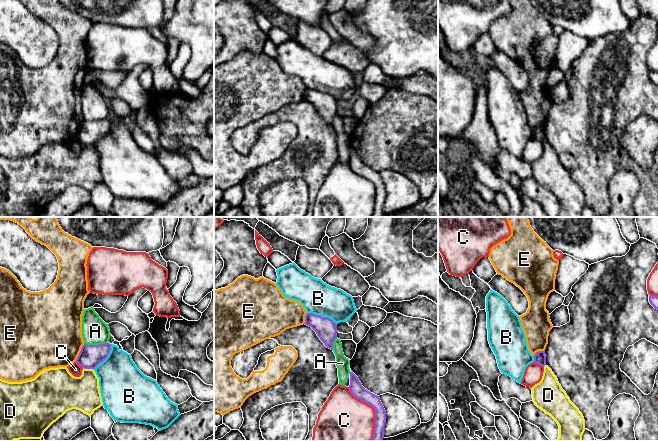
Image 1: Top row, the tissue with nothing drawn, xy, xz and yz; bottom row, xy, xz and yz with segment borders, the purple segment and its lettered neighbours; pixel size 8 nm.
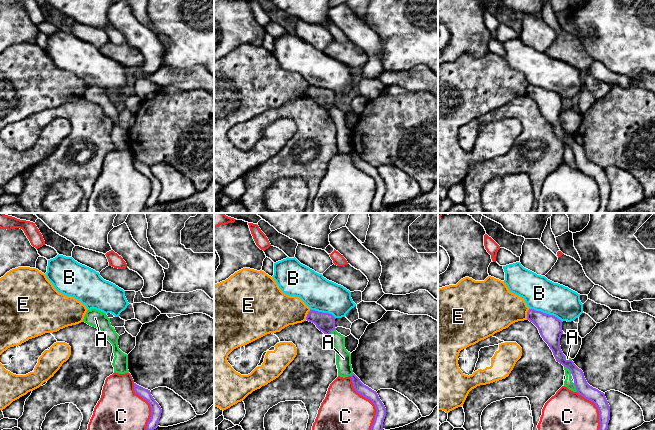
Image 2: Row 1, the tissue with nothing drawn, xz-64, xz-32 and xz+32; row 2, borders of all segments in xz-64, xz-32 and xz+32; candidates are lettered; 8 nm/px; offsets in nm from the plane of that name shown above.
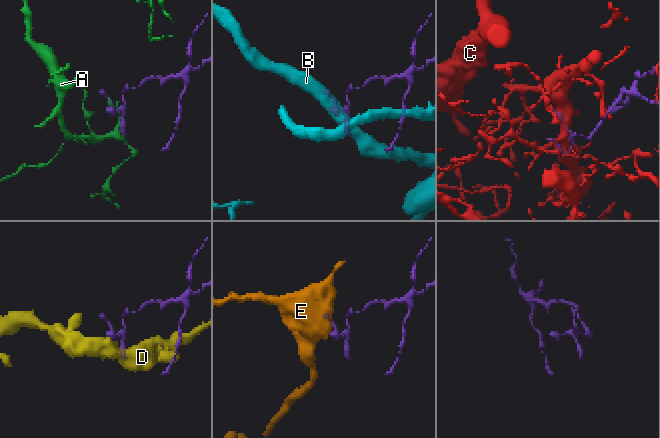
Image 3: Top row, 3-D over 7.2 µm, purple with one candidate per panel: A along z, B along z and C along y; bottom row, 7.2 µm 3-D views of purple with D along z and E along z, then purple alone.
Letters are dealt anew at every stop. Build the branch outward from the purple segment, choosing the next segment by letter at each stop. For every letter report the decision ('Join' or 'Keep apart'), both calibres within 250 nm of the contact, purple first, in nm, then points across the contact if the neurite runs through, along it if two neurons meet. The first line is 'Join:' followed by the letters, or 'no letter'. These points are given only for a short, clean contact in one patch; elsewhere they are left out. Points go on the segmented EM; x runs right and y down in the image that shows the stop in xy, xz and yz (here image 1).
Join: no letter
A: Keep apart. Thickness 190 nm (purple) against 220 nm
B: Keep apart. Thickness 180 nm (purple) against 260 nm. Boundary: xz (307, 312), (327, 316), (336, 324)
C: Keep apart. Thickness 110 nm (purple) against 440 nm
D: Keep apart. Thickness 190 nm (purple) against 280 nm
E: Keep apart. Thickness 190 nm (purple) against 480 nm. Boundary: xy (84, 344), (75, 361)

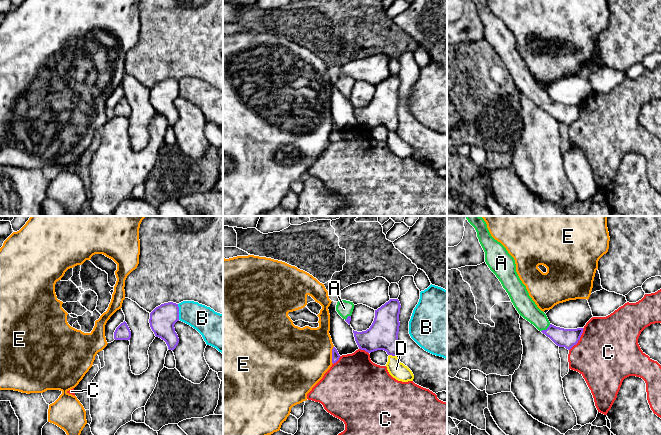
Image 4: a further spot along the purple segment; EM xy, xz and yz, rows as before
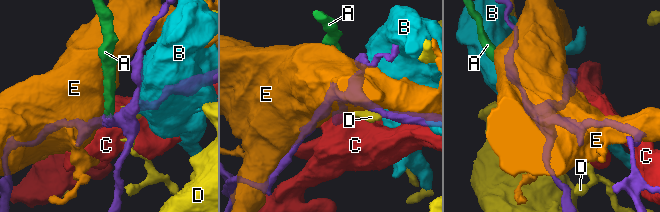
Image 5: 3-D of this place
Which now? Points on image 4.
Join: A
A: Join. Thickness 150 nm (purple) against 160 nm. Path across: yz (567, 338), (563, 338), (546, 329), (526, 307)
B: Keep apart. Thickness 200 nm (purple) against 220 nm
C: Keep apart. Thickness 150 nm (purple) against 500 nm
D: Keep apart. Thickness 240 nm (purple) against 140 nm
E: Keep apart. Thickness 60 nm (purple) against 460 nm

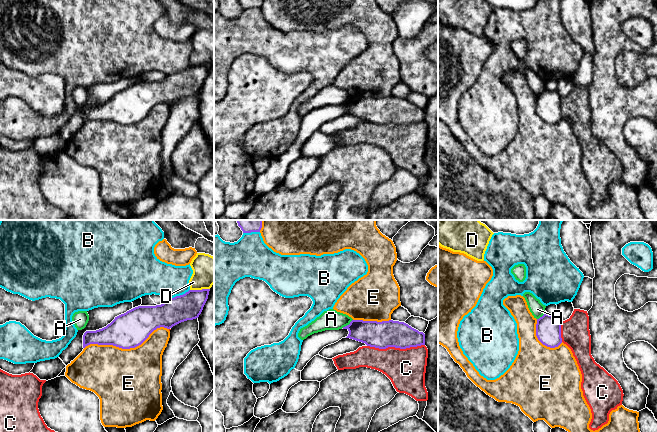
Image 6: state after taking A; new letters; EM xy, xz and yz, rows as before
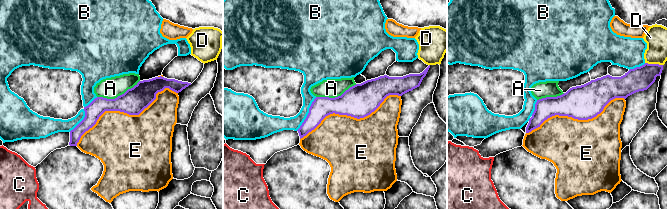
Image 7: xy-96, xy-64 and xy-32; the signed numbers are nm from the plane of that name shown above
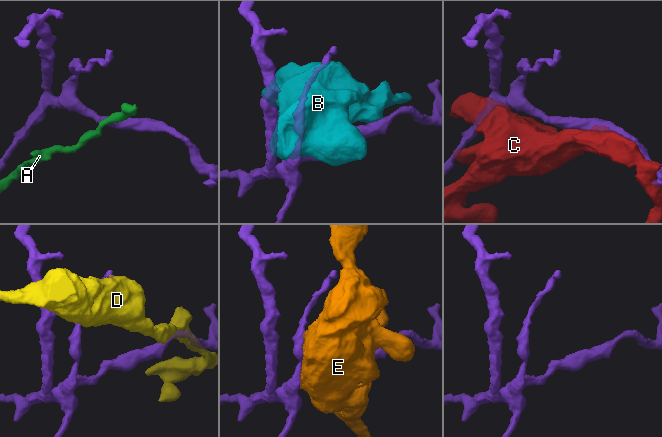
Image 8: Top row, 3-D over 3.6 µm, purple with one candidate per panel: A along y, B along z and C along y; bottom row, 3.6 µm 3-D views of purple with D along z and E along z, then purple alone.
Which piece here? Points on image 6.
Join: no letter
A: Keep apart. Thickness 200 nm (purple) against 160 nm
B: Keep apart. Thickness 220 nm (purple) against 280 nm
C: Keep apart. Thickness 220 nm (purple) against 320 nm
D: Keep apart. Thickness 220 nm (purple) against 240 nm
E: Keep apart. Thickness 280 nm (purple) against 500 nm

